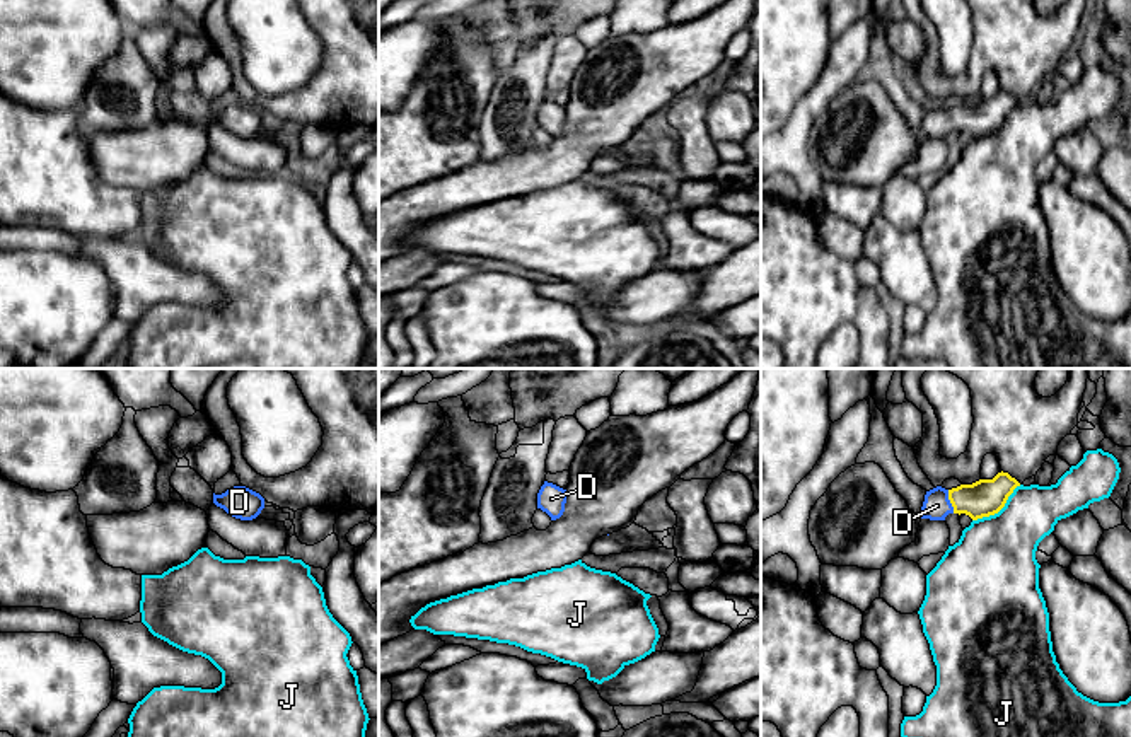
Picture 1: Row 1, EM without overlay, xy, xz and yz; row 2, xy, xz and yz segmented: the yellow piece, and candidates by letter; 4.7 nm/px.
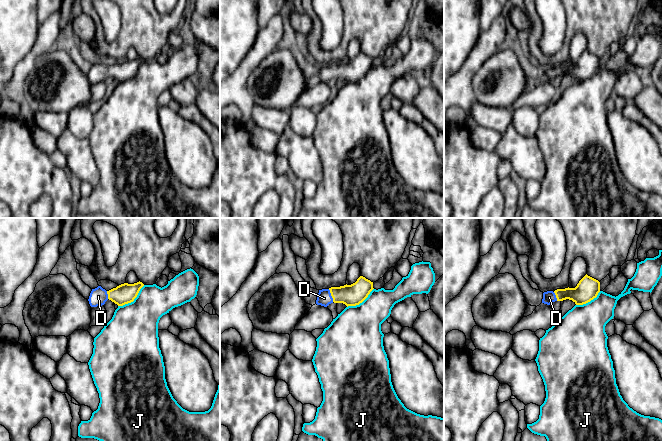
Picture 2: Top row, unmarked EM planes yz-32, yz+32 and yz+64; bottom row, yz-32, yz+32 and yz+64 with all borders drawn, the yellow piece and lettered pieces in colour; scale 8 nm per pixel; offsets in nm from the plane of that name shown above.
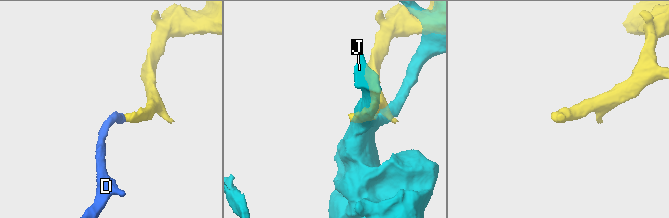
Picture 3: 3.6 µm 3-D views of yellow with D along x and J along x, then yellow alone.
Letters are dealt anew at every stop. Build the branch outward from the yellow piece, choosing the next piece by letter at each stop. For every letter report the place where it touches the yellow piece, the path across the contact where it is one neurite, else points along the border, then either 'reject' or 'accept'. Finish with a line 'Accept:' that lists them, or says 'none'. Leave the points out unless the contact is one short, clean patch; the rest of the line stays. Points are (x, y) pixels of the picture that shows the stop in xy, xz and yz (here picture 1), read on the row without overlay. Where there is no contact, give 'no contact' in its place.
D: meets yellow in yz at (951, 120); runs through yz (986, 115), (951, 120), (937, 123); accept
J: meets yellow in yz at (998, 128); reject
Accept: D

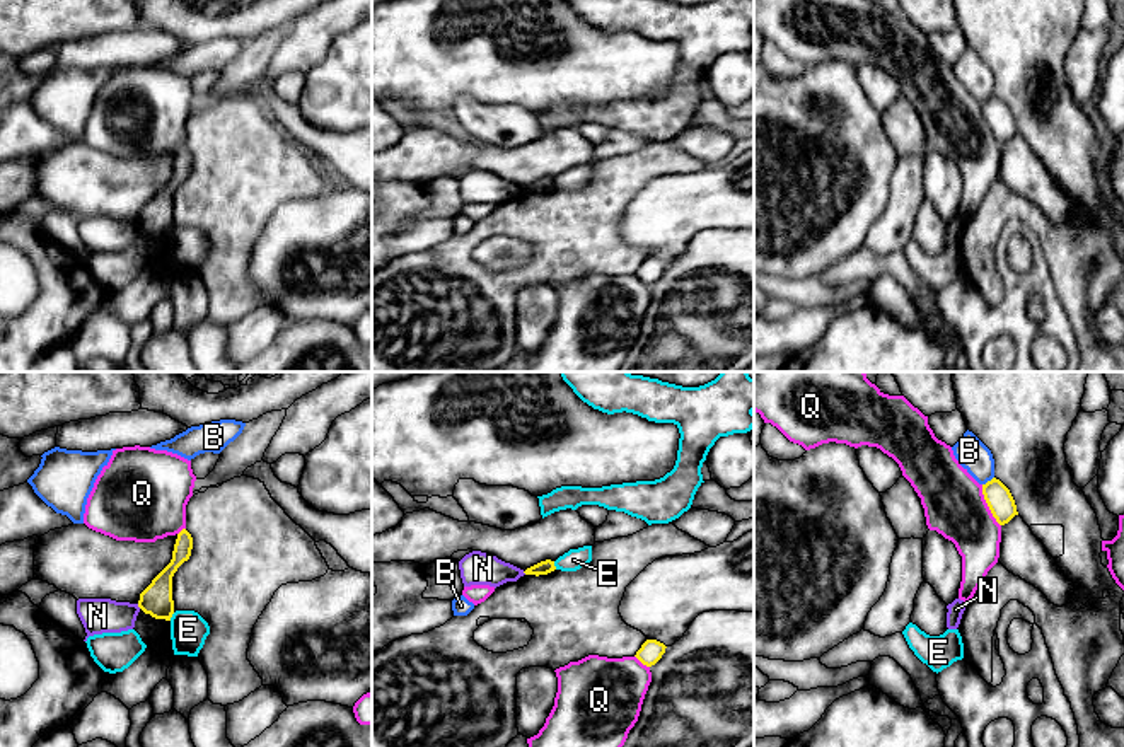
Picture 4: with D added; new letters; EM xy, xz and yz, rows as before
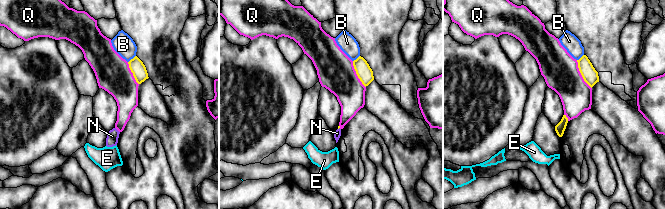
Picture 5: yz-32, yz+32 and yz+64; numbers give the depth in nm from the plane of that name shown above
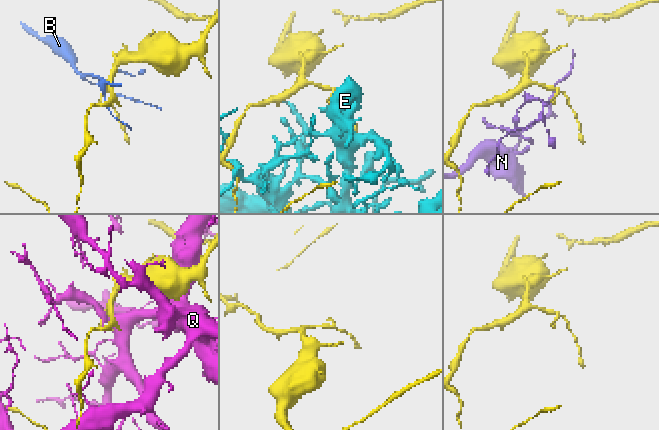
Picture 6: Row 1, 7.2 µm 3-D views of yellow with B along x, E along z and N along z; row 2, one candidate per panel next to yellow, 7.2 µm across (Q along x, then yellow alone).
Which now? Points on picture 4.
B: meets yellow in yz at (988, 99); reject
E: meets yellow in xy at (171, 234); reject
N: meets yellow in xy at (139, 224); reject
Q: meets yellow in yz at (988, 123); reject
Accept: none

